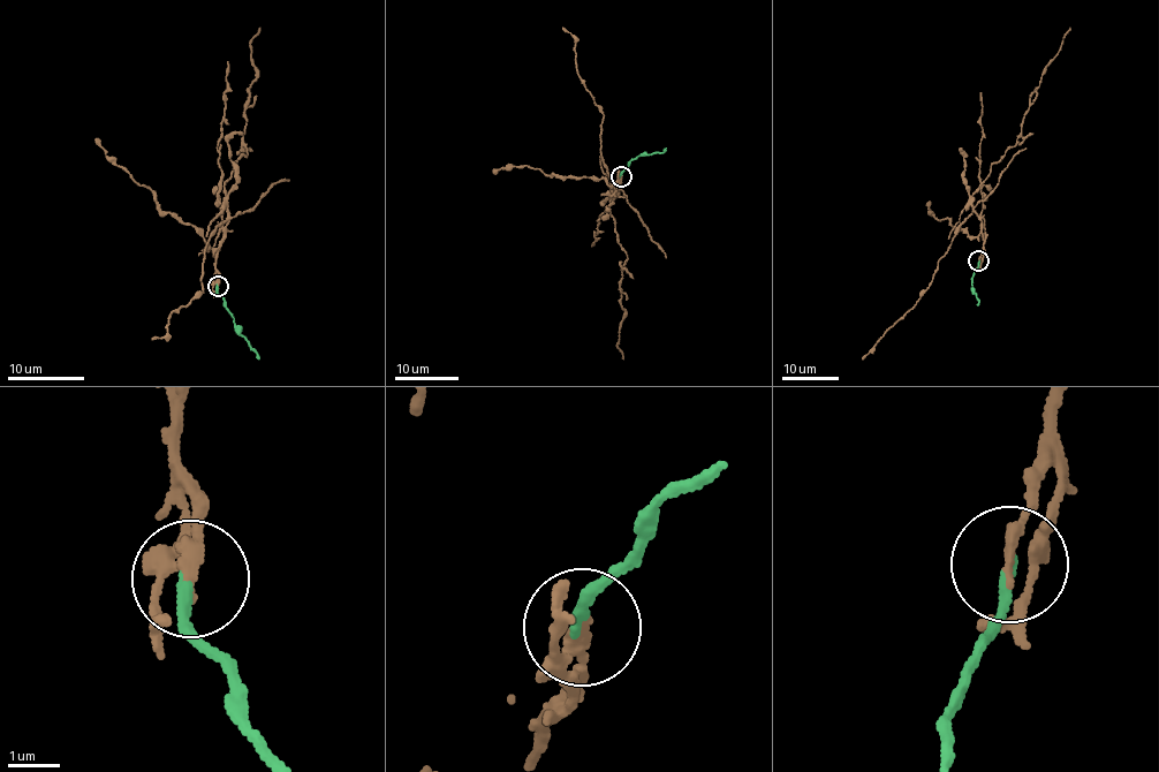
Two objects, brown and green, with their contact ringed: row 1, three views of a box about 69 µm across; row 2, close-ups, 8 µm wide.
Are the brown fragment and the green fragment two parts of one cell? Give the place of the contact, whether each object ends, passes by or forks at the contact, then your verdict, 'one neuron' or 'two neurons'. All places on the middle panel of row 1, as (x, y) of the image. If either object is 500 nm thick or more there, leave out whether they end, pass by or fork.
(621, 176) | brown ends | green ends | two neurons

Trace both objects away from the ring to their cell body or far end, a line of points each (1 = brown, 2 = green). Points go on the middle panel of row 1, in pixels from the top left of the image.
1: (621, 176), (614, 191), (618, 194), (606, 209), (628, 258), (621, 270), (625, 312), (616, 345), (622, 358)
2: (620, 176), (638, 154), (666, 149)

